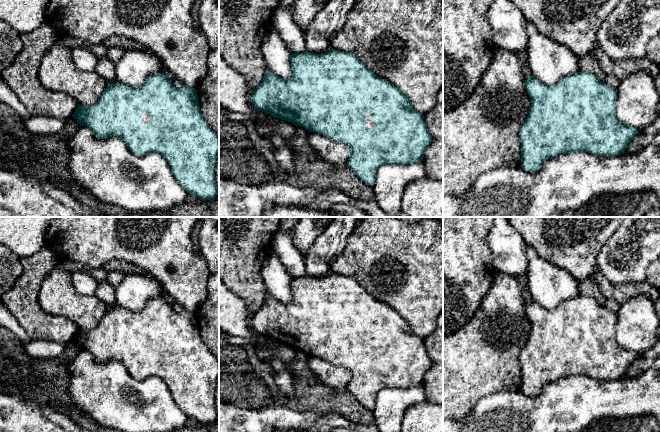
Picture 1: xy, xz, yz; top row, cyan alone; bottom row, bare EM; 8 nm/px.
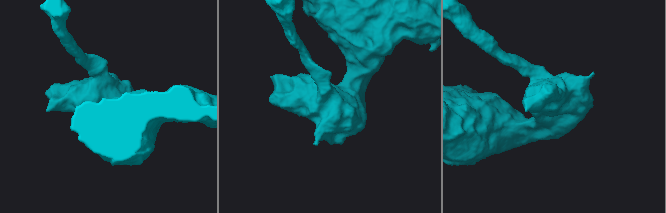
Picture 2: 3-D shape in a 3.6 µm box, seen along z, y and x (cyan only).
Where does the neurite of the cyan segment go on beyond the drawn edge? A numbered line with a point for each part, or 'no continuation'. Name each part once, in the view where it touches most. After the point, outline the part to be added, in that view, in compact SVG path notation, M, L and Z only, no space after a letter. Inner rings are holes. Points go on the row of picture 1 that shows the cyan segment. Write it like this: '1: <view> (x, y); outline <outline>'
1: xz (369, 121); outline M370 113L366 114L366 127L375 128L375 125L373 124L372 115Z

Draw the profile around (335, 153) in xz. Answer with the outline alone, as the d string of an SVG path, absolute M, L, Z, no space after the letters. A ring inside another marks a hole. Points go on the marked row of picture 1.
M309 132L308 141L316 153L328 164L333 166L344 166L350 156L347 144L334 141L322 134Z

